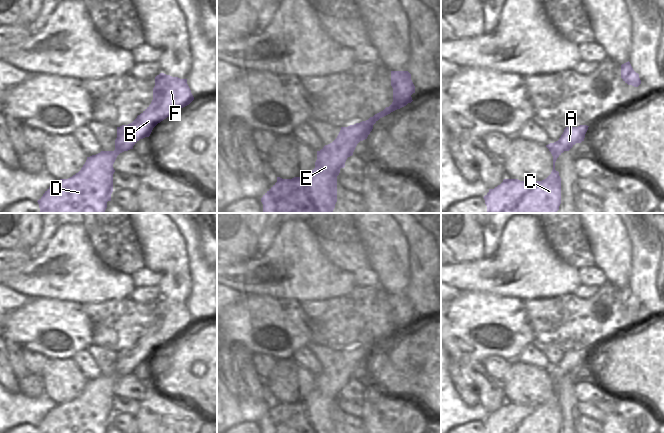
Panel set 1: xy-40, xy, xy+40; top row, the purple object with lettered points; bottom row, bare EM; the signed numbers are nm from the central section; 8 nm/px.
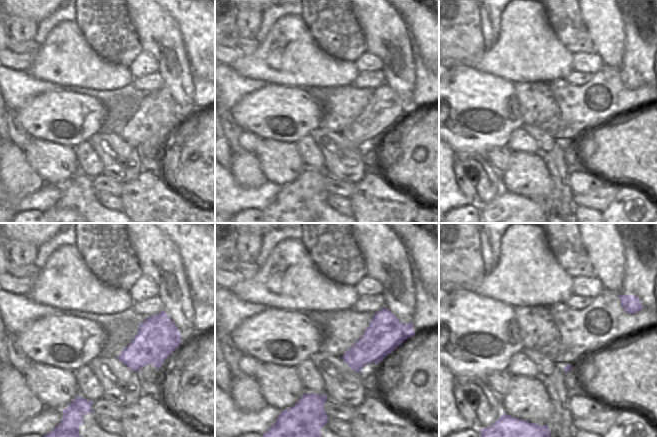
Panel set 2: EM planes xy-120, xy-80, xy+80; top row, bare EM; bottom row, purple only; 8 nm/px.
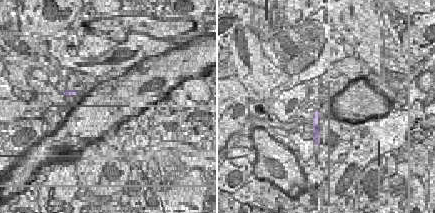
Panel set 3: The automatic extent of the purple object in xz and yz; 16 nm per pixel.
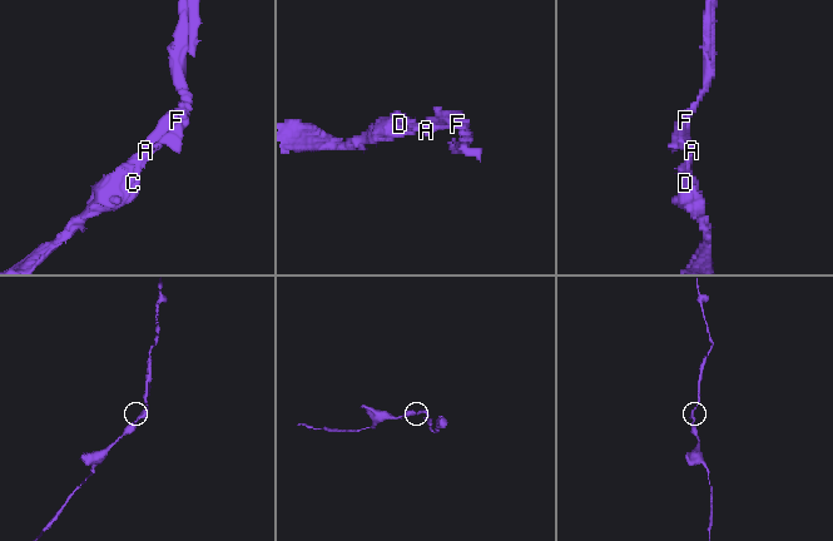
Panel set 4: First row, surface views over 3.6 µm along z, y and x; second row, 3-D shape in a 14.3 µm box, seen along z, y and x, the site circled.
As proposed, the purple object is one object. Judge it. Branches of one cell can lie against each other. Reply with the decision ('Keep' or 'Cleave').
Keep.

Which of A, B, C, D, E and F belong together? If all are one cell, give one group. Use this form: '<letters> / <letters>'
A B C D E F

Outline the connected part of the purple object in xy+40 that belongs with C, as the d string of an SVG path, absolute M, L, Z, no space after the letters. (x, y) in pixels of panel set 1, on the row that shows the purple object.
M587 125L566 127L558 141L546 145L553 156L553 170L546 179L542 181L504 179L500 185L489 189L483 197L487 213L557 213L561 204L561 178L559 172L555 170L555 162L564 151L569 151L576 143L584 141L588 127Z

